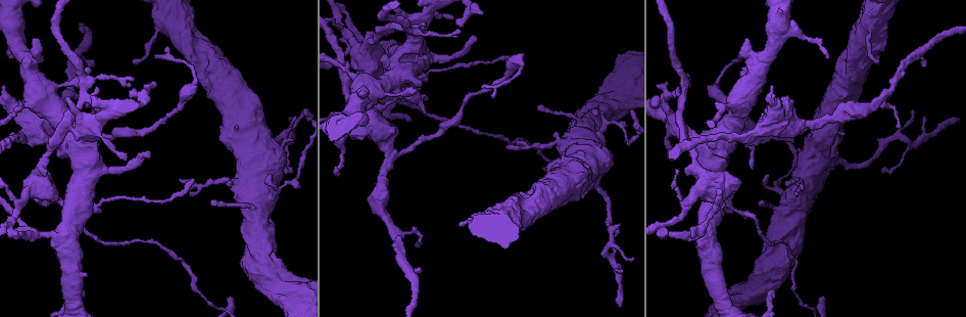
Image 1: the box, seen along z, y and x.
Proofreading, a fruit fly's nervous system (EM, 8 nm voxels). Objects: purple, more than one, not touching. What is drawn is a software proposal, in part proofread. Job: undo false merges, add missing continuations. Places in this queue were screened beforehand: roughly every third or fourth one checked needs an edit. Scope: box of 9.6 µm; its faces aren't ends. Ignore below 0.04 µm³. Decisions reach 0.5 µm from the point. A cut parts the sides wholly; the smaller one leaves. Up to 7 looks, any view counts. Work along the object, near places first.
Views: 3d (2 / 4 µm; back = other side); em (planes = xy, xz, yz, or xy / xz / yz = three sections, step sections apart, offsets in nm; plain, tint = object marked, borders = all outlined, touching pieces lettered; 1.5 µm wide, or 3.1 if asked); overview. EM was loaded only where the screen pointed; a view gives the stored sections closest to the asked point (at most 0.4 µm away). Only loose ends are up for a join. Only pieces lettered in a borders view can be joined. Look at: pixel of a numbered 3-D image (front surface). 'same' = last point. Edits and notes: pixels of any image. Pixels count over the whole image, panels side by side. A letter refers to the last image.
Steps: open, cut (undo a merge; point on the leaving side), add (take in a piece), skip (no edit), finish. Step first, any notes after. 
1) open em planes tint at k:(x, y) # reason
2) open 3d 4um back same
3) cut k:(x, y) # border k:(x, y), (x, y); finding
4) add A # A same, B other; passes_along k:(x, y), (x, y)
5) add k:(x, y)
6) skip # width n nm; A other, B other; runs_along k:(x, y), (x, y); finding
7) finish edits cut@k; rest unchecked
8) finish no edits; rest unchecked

open 3d 4um at 1:(397, 87) # four or more arms meet

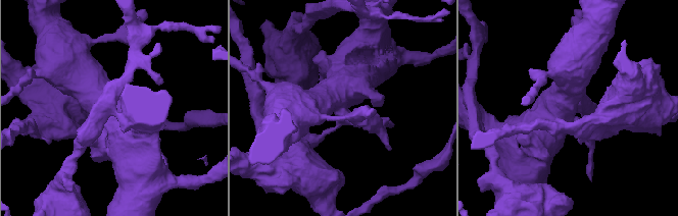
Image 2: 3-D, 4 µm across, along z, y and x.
open em planes plain at 2:(570, 118) # shape alone is not enough

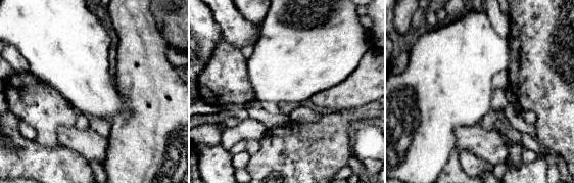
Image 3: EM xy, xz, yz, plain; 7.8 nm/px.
open em planes borders same

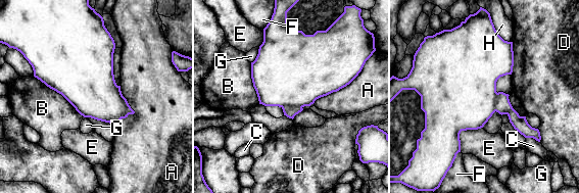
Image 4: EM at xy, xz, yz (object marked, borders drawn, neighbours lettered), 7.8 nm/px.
skip # width 440 nm; A other, B other, C other, D other, E other, F other, G other, H other; border 4:(259, 47), (256, 57), (251, 62); one neuron here

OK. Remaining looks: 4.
open 3d 2um at 1:(148, 156) # free end

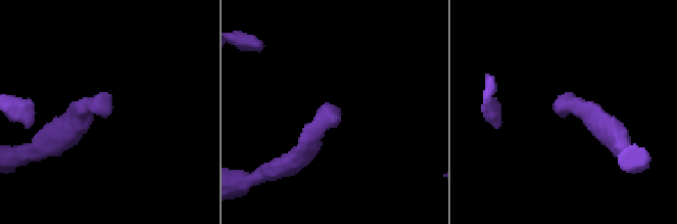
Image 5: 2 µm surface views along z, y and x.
open em planes tint at 5:(560, 112)

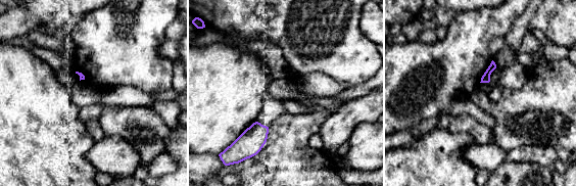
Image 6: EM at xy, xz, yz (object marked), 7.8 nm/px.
open em planes borders same # what lies round it

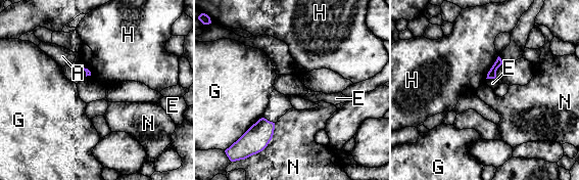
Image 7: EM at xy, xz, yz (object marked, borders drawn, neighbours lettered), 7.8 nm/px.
skip # A other, E other, G other, H other, N other; border 7:(275, 123), (272, 139), (256, 153); no lettered piece goes on from it

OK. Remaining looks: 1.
open em planes borders at 1:(631, 112) # thin end

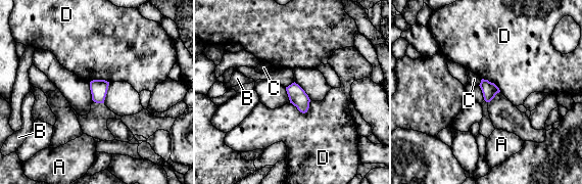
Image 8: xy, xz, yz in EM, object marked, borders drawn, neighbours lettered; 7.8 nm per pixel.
skip # A other, B other, C other, D other; border 8:(310, 100), (304, 112), (289, 102); none of them fits

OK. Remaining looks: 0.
finish no edits; rest unchecked

